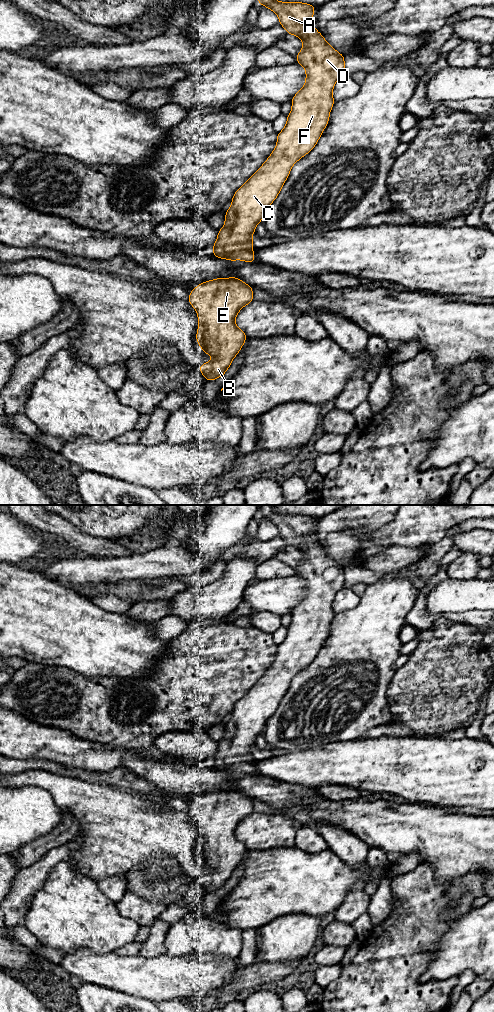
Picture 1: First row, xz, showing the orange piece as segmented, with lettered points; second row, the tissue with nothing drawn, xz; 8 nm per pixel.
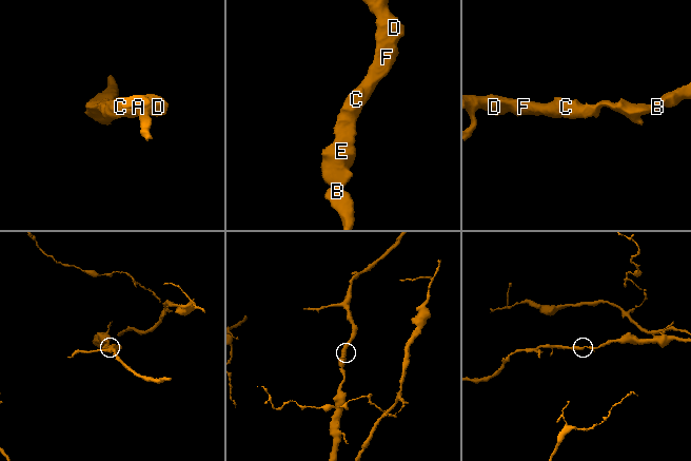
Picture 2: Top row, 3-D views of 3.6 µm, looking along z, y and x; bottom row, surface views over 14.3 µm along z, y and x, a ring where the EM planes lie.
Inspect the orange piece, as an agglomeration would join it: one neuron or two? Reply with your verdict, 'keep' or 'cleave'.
keep

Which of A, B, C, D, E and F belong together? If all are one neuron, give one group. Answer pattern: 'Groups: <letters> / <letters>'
Groups: A B C D E F

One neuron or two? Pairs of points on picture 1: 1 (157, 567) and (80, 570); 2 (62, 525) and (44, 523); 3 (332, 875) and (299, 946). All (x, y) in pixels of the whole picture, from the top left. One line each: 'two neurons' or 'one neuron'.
1: one neuron
2: one neuron
3: two neurons

